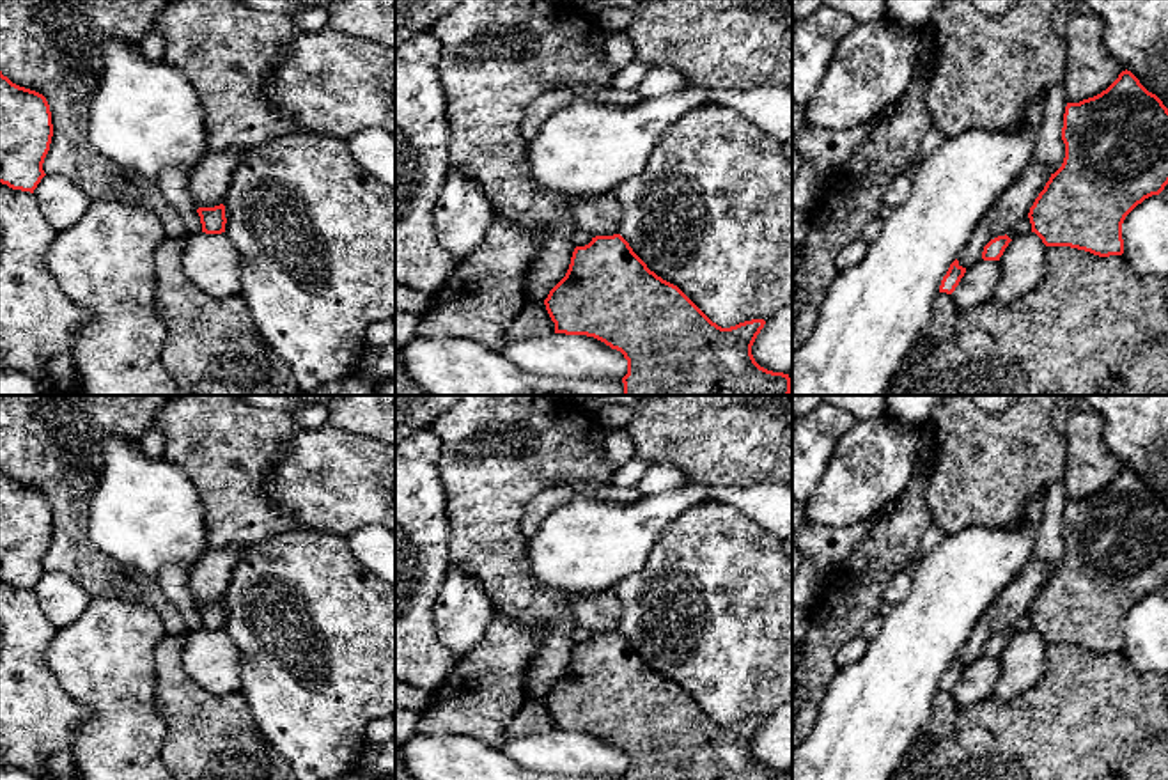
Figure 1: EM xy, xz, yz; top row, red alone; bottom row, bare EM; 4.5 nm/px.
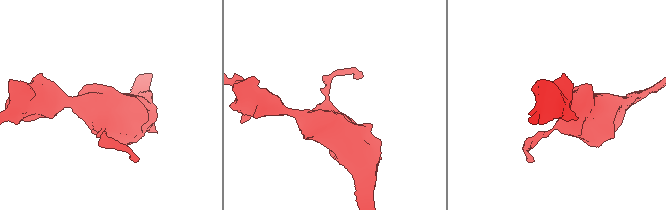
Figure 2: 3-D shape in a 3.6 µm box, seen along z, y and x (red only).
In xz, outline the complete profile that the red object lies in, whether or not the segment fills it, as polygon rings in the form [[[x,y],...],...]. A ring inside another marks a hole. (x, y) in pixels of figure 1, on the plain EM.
[[[615,590],[572,597],[569,604],[576,624],[594,635],[574,645],[565,674],[544,697],[555,730],[594,734],[620,748],[627,757],[622,780],[790,780],[789,771],[760,764],[751,752],[764,716],[721,725],[647,665],[619,631],[622,603]]]

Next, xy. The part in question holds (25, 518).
[[[0,468],[0,580],[34,590],[46,573],[43,560],[51,534],[46,495],[12,480]]]

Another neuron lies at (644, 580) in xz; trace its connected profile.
[[[704,502],[682,512],[645,567],[619,581],[615,594],[622,603],[619,631],[650,668],[677,682],[718,723],[766,718],[792,697],[792,558],[780,537],[736,507]]]

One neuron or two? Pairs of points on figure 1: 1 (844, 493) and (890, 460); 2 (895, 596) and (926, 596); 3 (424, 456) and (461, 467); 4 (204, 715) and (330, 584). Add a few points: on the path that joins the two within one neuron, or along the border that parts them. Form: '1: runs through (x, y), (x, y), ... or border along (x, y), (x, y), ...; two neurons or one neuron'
1: runs through (856, 481), (878, 460); one neuron
2: border along (911, 573), (910, 591), (894, 605); two neurons
3: border along (429, 426), (440, 442), (438, 477), (447, 500); two neurons
4: border along (238, 692), (259, 729); two neurons

